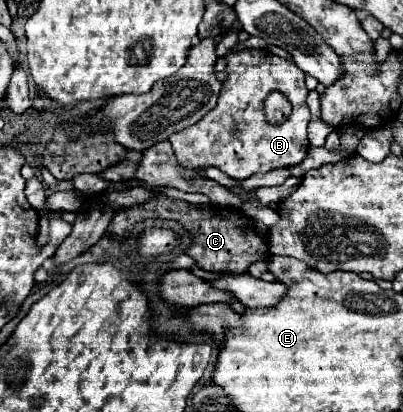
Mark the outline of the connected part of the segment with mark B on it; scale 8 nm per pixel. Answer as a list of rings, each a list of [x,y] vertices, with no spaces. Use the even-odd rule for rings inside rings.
[[[267,49],[227,53],[227,73],[229,75],[223,83],[217,107],[197,125],[183,129],[169,139],[177,161],[187,169],[217,167],[237,181],[243,181],[255,173],[267,173],[301,163],[309,151],[309,107],[305,101],[309,89],[305,87],[305,73],[291,59],[281,59]],[[271,91],[283,93],[293,105],[291,115],[281,125],[269,125],[265,119],[265,97]]]

